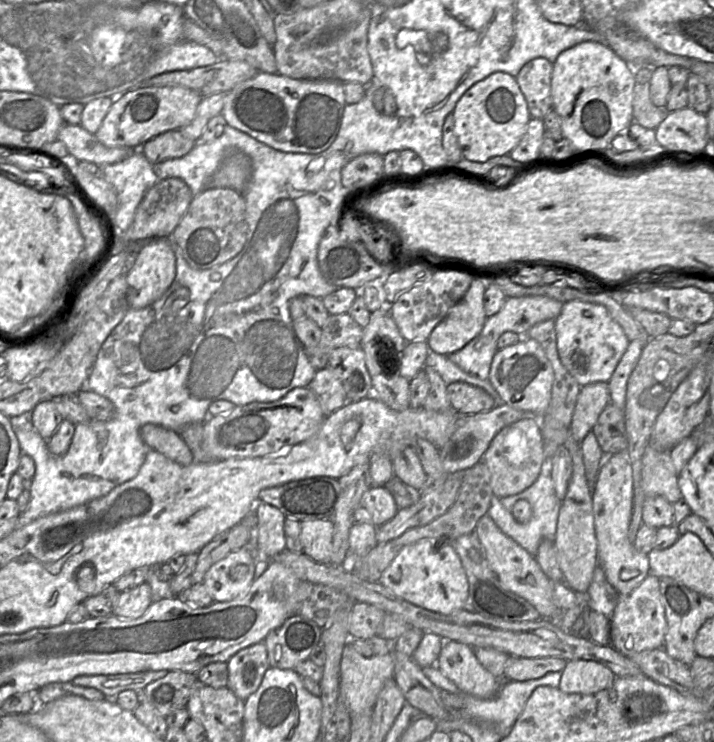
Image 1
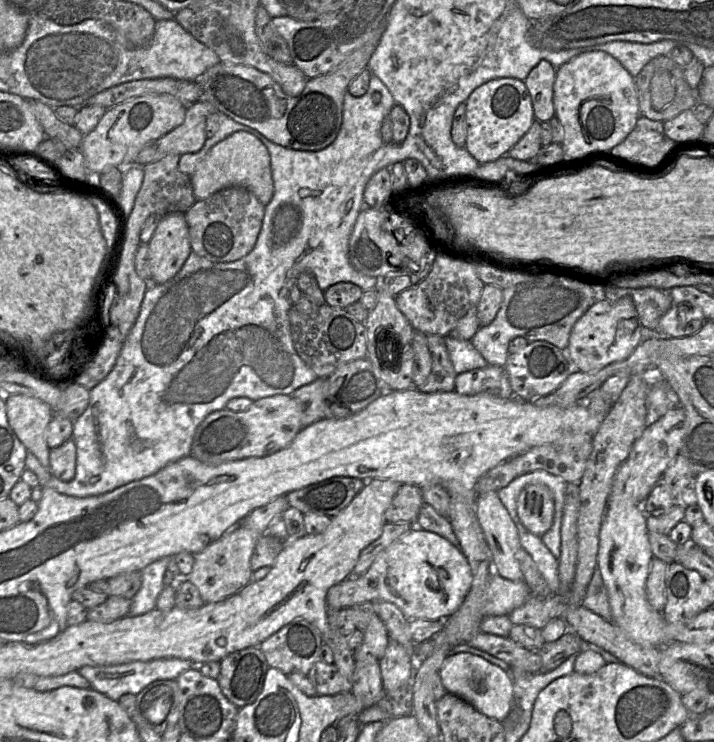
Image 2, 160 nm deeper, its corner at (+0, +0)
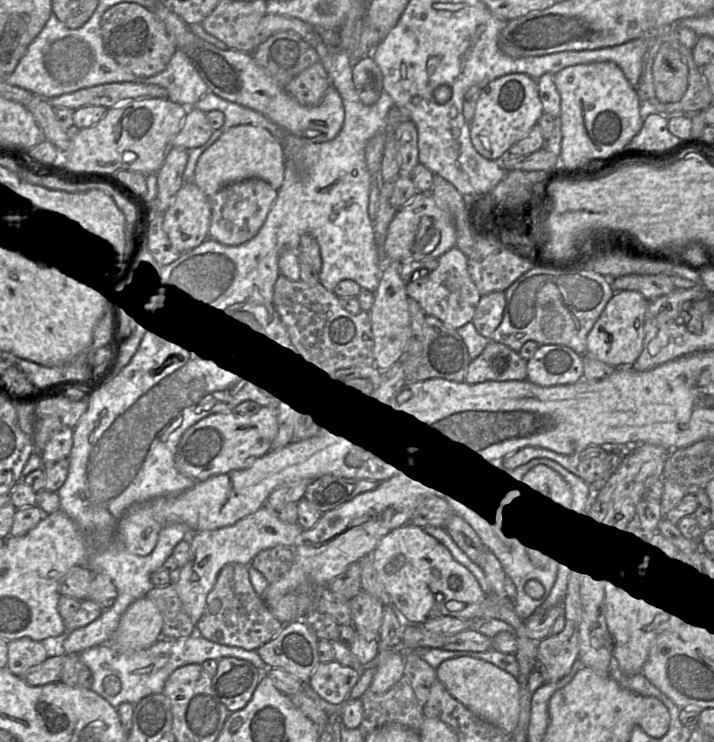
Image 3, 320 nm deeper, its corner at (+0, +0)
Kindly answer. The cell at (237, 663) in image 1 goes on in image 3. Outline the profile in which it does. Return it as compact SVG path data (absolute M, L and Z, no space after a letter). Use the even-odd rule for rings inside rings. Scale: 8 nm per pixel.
M223 657L218 660L212 687L220 701L232 713L248 704L263 674L249 661Z

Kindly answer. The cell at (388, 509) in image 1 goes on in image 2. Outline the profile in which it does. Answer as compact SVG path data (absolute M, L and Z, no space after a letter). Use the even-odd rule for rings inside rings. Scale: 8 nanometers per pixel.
M401 484L384 513L386 523L405 522L415 525L420 509L424 505L421 488Z

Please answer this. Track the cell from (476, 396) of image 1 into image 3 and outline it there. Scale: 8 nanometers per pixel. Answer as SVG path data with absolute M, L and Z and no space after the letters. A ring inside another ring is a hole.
M489 340L482 353L470 361L463 382L477 384L485 381L525 380L526 364L517 351Z

